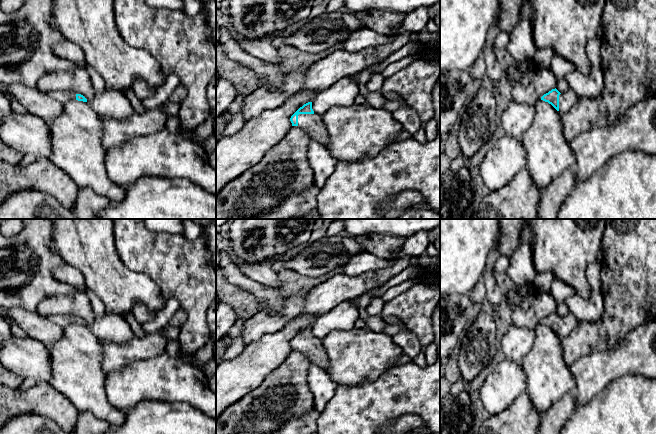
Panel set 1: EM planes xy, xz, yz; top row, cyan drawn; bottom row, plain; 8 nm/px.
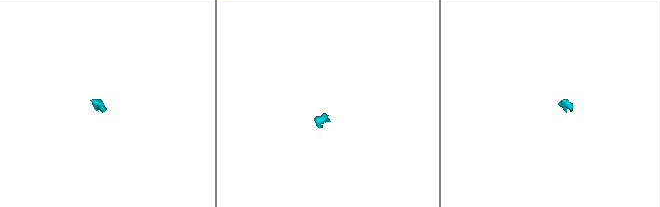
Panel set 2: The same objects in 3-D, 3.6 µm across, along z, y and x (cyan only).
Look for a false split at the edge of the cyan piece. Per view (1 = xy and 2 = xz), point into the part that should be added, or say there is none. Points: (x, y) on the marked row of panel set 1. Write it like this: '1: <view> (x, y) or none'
1: xy (62, 96)
2: xz (313, 124)

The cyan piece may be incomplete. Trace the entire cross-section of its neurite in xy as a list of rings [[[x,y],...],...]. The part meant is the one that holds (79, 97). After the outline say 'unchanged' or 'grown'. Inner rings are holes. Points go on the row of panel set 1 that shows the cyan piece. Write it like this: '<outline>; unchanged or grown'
[[[52,91],[52,92],[49,92],[48,95],[51,98],[56,99],[62,103],[68,100],[74,100],[74,99],[78,101],[87,102],[87,99],[83,95],[76,94],[73,91]]]; grown

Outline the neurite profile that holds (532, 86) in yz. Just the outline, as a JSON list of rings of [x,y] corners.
[[[534,67],[520,80],[511,85],[513,102],[534,105],[541,97],[555,89],[557,78],[546,67]]]

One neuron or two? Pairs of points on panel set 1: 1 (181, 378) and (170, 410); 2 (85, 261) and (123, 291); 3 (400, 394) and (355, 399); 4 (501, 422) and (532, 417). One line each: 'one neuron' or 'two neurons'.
1: two neurons
2: one neuron
3: one neuron
4: one neuron

